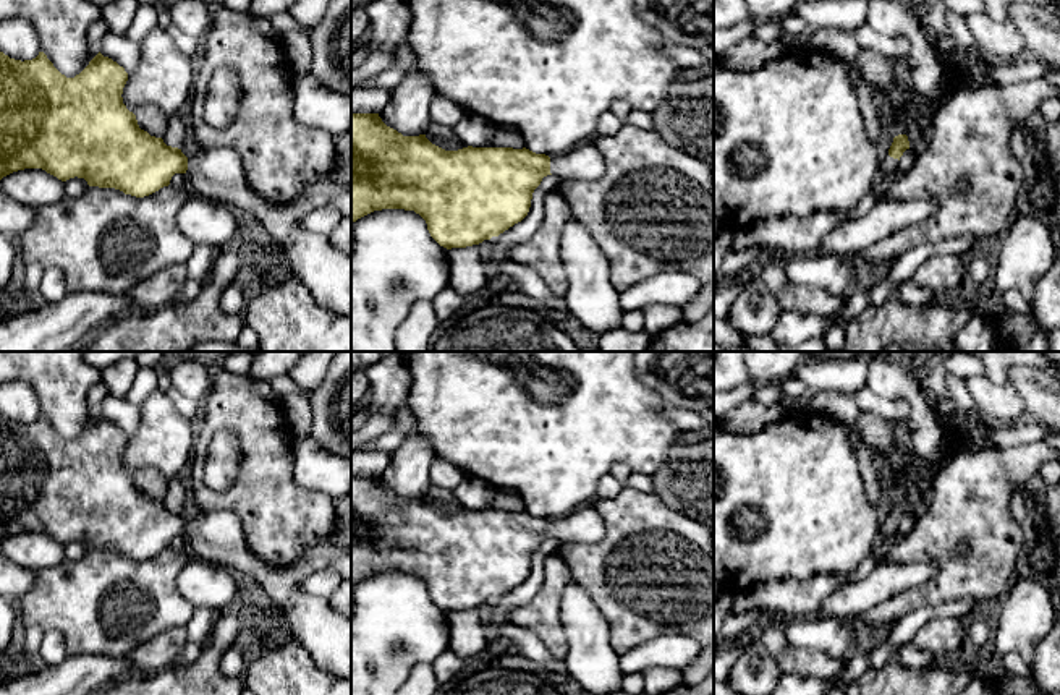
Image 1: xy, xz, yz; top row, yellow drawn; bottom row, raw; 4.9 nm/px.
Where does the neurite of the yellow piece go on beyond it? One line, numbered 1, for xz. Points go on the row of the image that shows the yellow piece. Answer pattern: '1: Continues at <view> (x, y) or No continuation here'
1: Continues at xz (585, 162)

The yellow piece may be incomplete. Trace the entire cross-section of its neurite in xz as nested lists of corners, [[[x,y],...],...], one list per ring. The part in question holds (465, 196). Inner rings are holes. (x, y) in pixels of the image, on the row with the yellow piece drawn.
[[[351,113],[351,220],[382,209],[405,209],[419,214],[430,237],[443,248],[466,248],[484,240],[498,237],[515,224],[521,222],[531,207],[534,190],[542,178],[555,175],[562,181],[589,181],[604,175],[604,157],[597,147],[587,141],[566,154],[545,156],[526,147],[463,147],[445,151],[432,144],[426,134],[403,136],[387,126],[379,113]]]

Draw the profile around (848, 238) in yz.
[[[880,196],[866,215],[842,222],[827,233],[820,251],[853,259],[903,227],[926,220],[935,207],[934,199],[890,201]]]

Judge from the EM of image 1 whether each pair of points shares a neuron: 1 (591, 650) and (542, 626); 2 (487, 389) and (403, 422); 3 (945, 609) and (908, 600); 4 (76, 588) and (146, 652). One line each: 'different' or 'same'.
1: different
2: different
3: different
4: different

